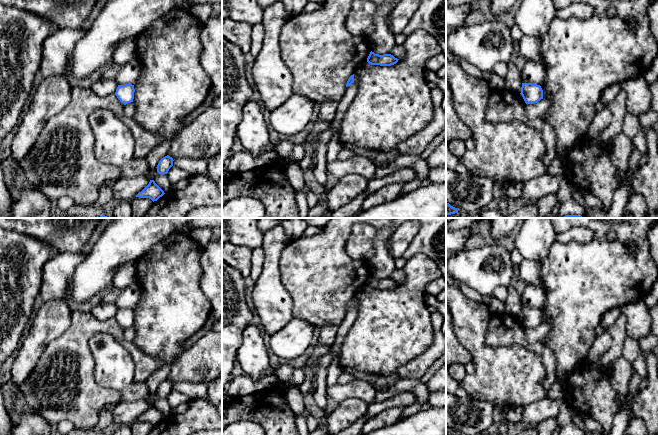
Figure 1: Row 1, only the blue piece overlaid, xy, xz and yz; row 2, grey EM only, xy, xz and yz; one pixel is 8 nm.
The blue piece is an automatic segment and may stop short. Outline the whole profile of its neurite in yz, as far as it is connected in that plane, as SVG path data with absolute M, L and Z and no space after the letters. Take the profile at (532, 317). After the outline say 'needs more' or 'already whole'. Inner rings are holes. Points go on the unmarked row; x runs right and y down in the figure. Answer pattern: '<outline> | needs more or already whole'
M522 307L520 317L526 328L534 328L543 323L543 314L540 309Z | already whole

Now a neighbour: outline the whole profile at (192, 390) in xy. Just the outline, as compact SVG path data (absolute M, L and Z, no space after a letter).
M182 381L175 383L173 389L184 394L192 401L194 399L204 398L207 395L208 383Z

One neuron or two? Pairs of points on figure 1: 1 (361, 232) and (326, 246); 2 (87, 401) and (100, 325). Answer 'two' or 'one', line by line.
1: two
2: one

